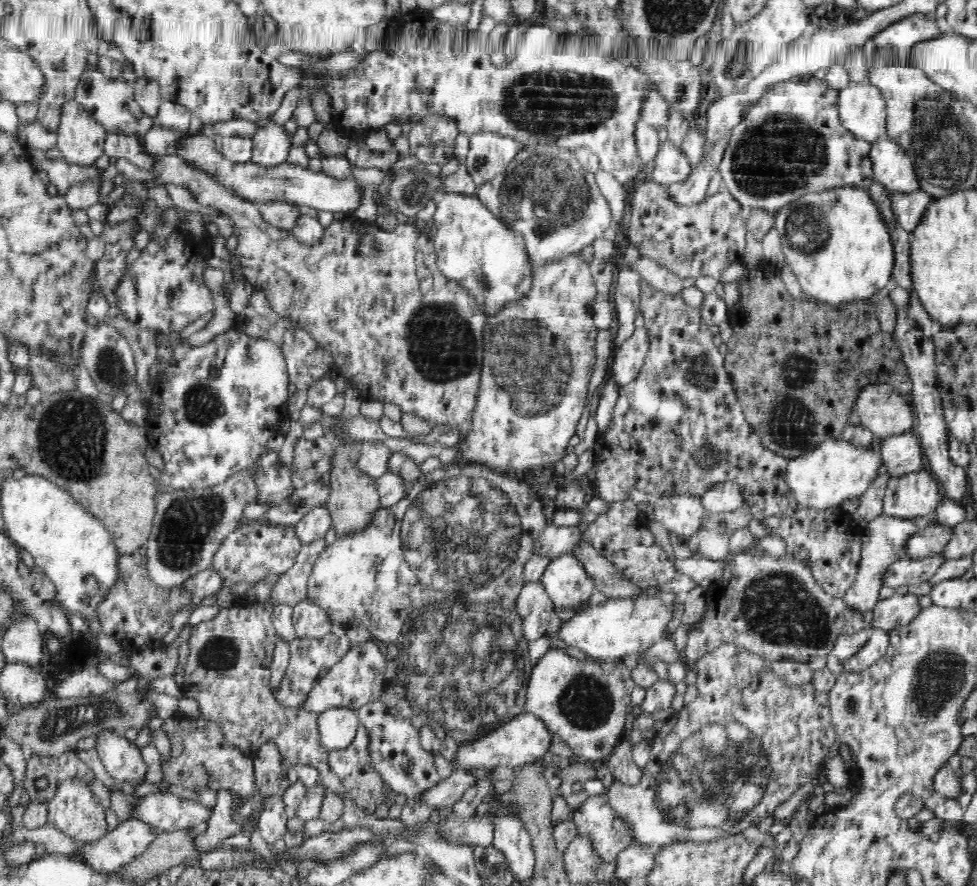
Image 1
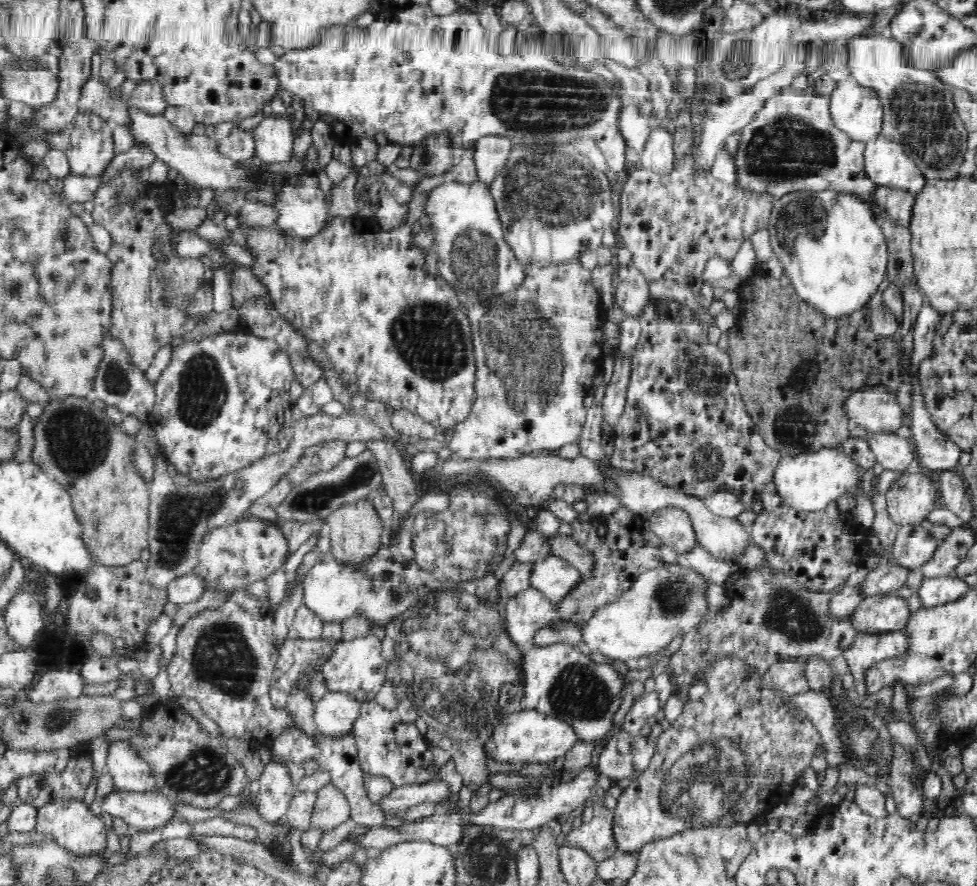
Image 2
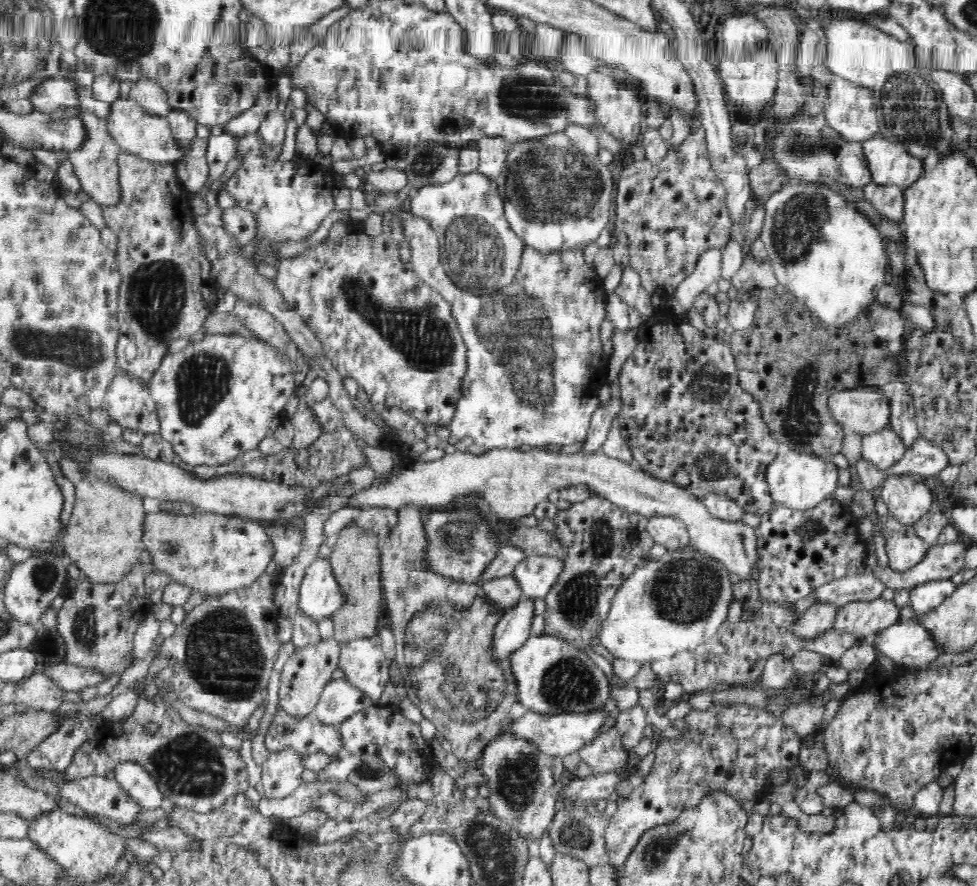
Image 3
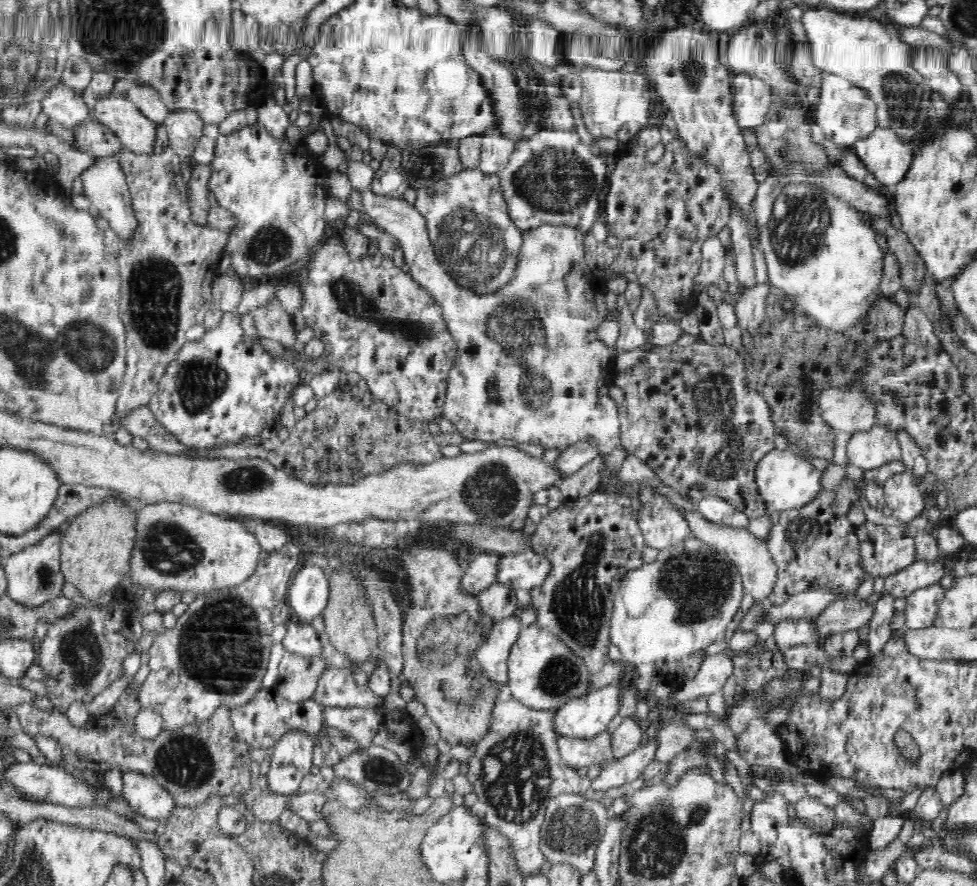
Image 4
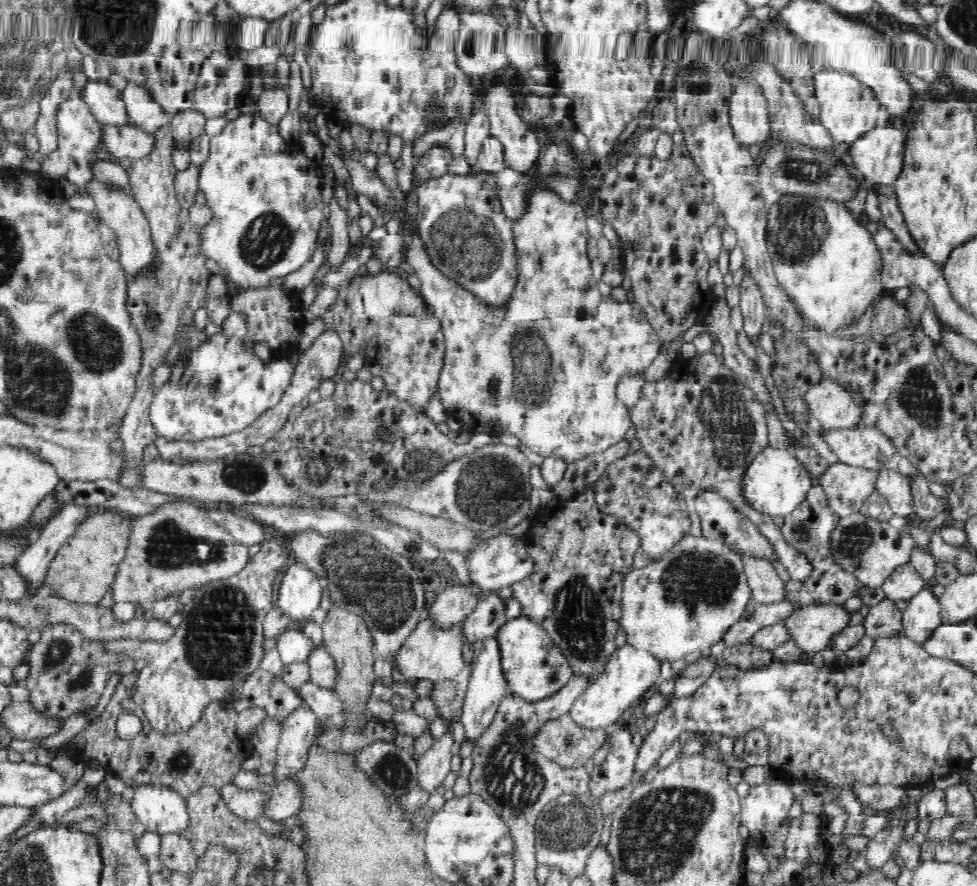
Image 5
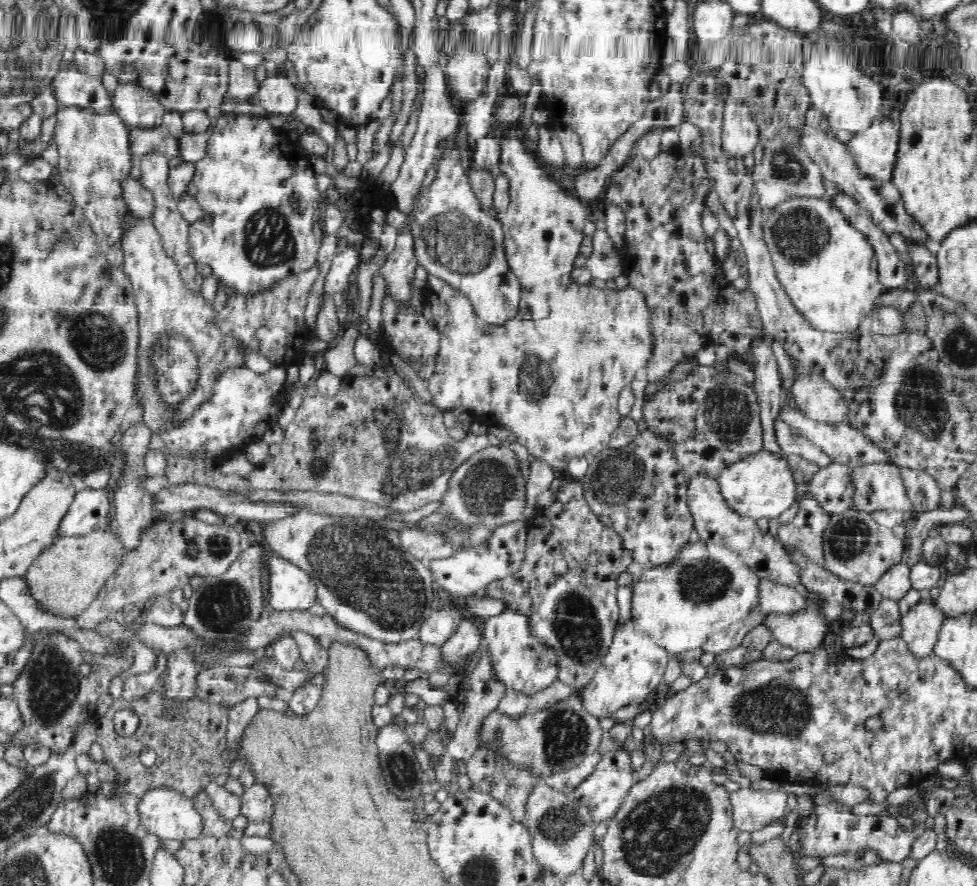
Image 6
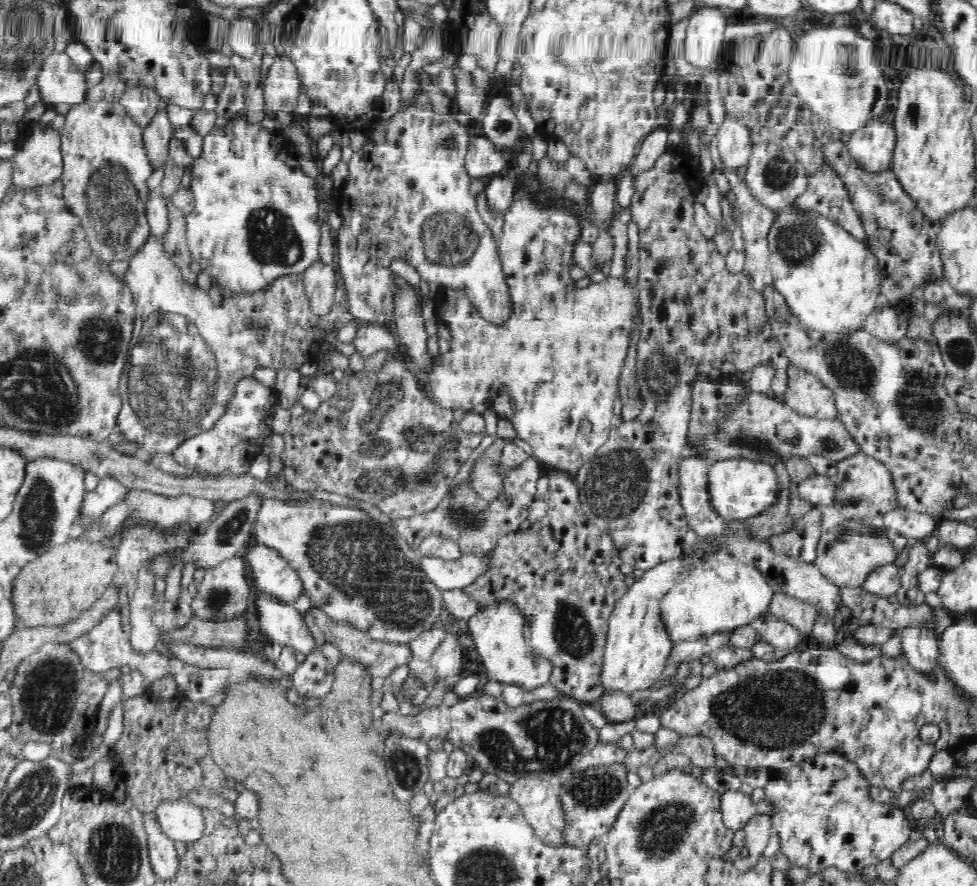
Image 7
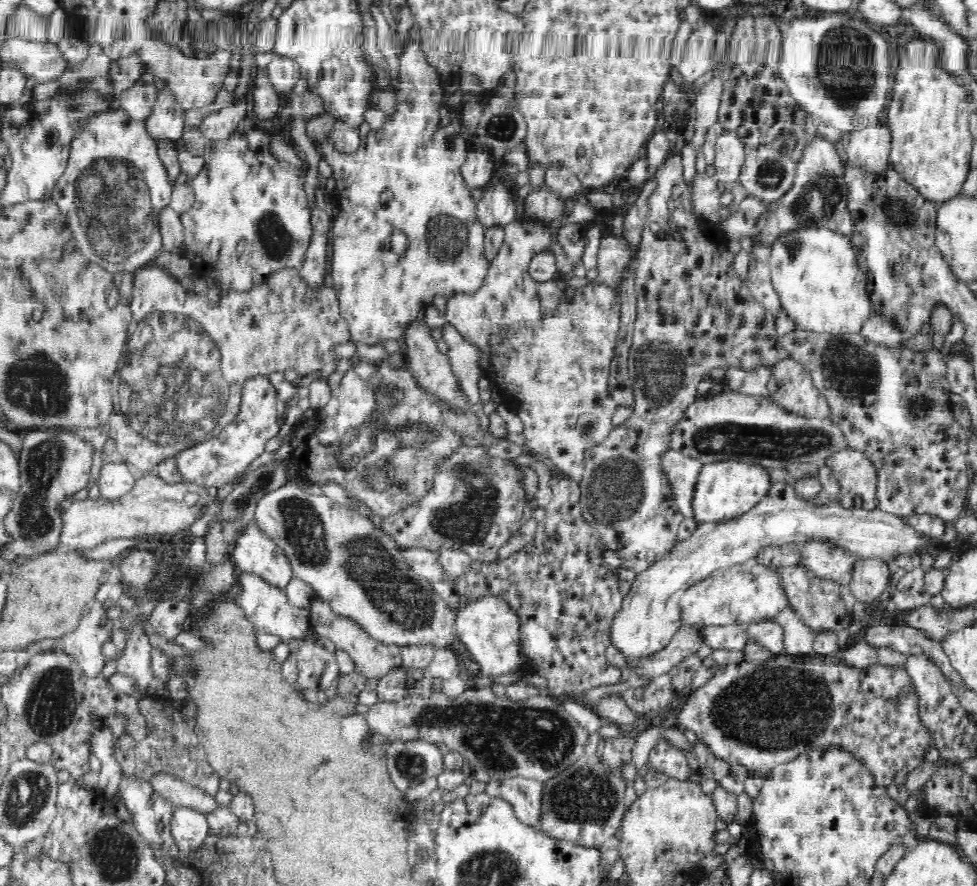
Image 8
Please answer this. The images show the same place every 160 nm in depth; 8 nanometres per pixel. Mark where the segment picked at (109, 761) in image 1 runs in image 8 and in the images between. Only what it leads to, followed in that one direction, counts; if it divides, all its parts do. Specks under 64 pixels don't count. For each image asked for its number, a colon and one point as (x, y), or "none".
2: (129, 772)
3: (138, 783)
4: (144, 795)
5: (162, 810)
6: (170, 815)
7: (182, 820)
8: (190, 829)

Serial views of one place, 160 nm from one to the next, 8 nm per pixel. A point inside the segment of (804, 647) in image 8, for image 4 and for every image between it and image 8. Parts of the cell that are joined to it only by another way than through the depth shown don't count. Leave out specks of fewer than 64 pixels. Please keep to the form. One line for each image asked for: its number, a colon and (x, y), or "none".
4: (758, 570)
5: (767, 588)
6: (774, 598)
7: (802, 617)

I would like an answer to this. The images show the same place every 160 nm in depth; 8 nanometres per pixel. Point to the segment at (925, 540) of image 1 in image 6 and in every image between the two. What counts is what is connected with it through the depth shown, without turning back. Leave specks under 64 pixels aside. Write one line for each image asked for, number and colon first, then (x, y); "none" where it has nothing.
2: (914, 545)
3: (904, 549)
4: (885, 550)
5: (869, 549)
6: (856, 548)

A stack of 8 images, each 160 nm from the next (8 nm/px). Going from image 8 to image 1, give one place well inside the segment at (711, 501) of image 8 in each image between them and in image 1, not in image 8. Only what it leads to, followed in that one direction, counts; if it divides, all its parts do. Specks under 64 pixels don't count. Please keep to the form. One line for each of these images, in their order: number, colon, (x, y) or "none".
1: (835, 471)
2: (807, 482)
3: (796, 480)
4: (786, 481)
5: (775, 483)
6: (760, 486)
7: (737, 488)

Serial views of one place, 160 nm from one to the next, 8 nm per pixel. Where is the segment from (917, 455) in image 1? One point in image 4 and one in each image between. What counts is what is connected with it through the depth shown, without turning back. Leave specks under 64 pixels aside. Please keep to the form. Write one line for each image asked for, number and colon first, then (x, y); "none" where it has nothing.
2: (893, 453)
3: (883, 449)
4: (868, 450)

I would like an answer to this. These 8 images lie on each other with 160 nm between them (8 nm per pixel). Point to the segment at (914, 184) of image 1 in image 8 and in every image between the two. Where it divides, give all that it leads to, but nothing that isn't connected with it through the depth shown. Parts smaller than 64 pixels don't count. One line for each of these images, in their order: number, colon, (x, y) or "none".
2: (886, 163)
3: (890, 163)
4: (884, 153)
5: (878, 154)
6: (874, 149)
7: (872, 146)
8: (868, 149)

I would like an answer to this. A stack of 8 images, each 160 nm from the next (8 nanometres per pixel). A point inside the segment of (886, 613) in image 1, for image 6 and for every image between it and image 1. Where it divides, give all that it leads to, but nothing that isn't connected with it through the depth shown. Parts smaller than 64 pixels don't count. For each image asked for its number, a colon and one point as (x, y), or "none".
2: (878, 614)
3: (860, 618)
4: (841, 615)
5: (812, 627)
6: (804, 631)

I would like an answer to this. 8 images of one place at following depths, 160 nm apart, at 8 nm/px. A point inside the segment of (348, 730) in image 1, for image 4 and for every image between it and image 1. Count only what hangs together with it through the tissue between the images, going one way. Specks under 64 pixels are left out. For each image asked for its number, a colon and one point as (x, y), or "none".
2: (335, 713)
3: (340, 699)
4: (336, 687)

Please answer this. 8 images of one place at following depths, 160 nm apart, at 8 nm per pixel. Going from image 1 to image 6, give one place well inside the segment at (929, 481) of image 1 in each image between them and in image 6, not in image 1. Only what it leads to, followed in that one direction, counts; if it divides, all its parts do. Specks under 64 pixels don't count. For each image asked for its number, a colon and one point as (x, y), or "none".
2: (911, 497)
3: (908, 501)
4: (903, 497)
5: (894, 487)
6: (876, 486)

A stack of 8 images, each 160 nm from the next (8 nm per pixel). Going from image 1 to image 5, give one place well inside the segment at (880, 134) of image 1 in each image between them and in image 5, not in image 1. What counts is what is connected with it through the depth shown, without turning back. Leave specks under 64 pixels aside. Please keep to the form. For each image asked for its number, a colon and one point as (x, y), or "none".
2: (855, 110)
3: (850, 110)
4: (846, 113)
5: (848, 108)

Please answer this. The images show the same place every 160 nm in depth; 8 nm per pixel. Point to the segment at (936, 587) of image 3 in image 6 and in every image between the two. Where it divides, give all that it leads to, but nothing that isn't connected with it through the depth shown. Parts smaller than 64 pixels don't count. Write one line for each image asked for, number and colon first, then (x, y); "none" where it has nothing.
4: (922, 606)
5: (921, 617)
6: (920, 627)

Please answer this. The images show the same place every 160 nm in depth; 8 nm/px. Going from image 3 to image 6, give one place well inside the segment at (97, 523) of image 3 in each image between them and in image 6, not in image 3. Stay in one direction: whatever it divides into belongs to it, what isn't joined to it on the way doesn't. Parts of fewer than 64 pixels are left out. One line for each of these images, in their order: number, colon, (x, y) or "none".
4: (96, 547)
5: (81, 572)
6: (67, 576)

